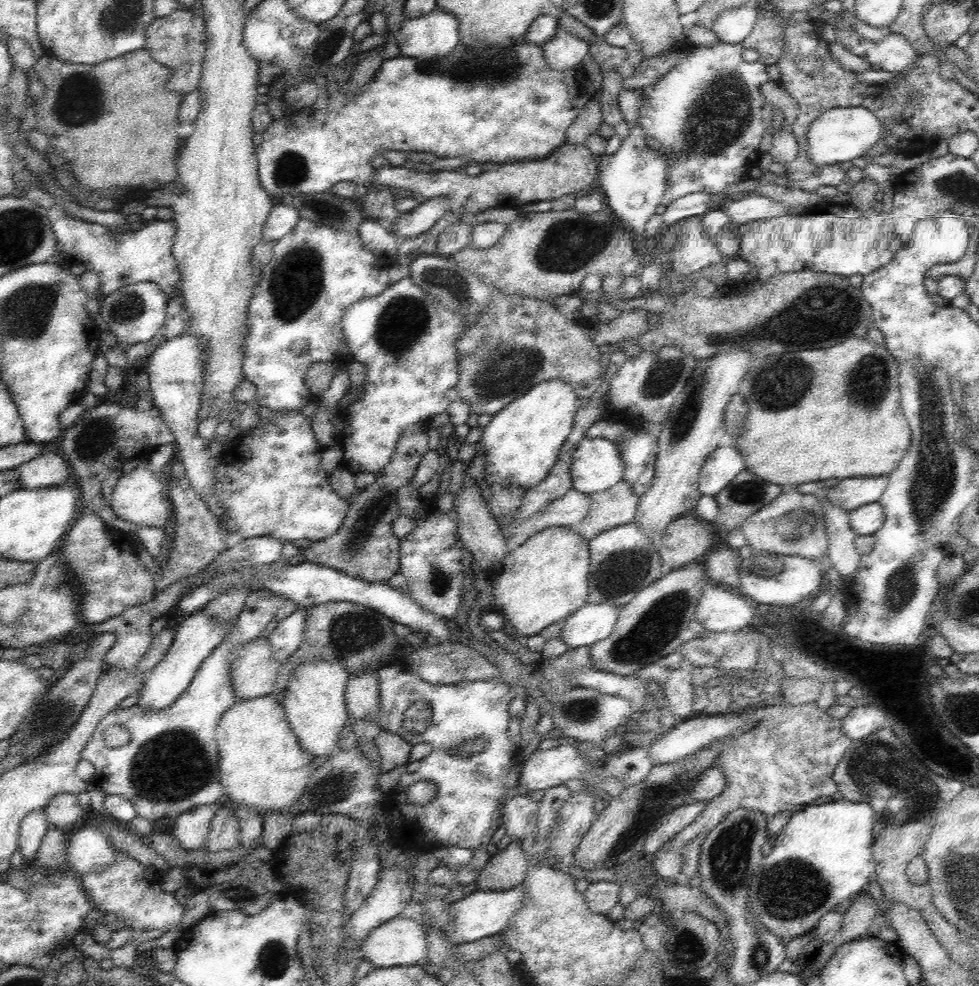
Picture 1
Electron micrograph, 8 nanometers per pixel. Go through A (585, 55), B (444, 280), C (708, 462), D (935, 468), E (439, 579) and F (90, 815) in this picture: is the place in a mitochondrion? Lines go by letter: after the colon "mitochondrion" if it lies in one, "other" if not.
A: other
B: mitochondrion
C: other
D: mitochondrion
E: mitochondrion
F: other

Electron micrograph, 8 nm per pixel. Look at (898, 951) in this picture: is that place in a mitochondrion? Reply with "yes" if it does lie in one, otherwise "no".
no

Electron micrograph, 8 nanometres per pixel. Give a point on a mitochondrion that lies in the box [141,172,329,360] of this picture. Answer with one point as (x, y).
(296, 282)

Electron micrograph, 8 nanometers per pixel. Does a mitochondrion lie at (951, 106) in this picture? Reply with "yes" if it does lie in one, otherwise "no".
no

